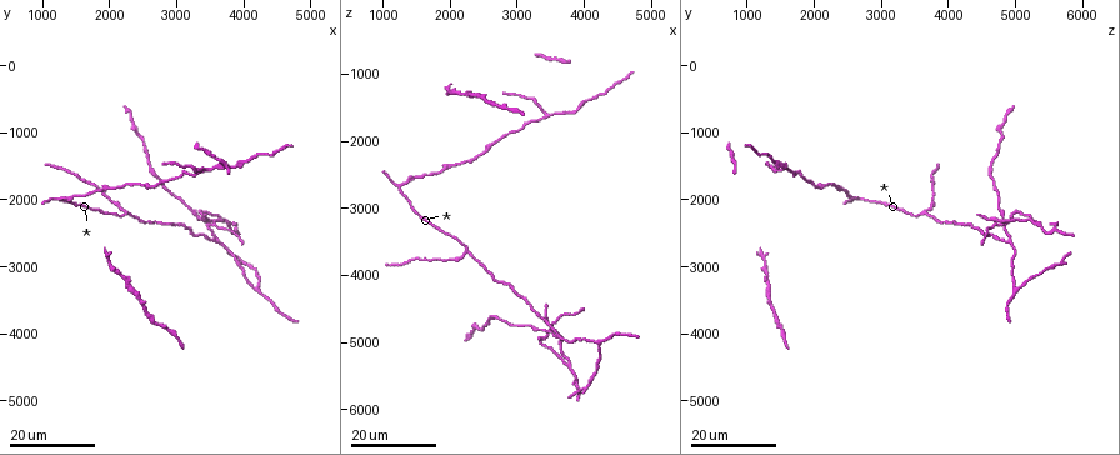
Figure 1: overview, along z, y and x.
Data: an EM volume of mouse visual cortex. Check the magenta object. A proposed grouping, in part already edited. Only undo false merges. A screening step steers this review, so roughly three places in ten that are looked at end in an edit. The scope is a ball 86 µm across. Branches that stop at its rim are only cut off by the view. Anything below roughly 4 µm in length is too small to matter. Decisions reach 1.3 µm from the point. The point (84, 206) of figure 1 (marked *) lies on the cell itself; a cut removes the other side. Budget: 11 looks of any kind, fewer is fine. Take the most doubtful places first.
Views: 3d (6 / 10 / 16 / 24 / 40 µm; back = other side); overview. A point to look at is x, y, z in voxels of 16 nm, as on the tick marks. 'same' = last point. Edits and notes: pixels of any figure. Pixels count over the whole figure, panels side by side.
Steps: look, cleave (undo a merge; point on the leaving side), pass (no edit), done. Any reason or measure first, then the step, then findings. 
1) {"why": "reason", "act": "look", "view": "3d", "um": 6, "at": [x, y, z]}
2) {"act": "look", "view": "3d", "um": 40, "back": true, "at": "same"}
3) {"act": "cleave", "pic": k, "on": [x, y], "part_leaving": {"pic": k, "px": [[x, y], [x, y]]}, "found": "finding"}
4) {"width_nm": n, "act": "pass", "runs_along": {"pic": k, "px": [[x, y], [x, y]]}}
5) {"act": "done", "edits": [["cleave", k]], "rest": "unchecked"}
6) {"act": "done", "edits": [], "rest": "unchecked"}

{"act": "look", "view": "3d", "um": 24, "at": [3950, 1400, 1400]}

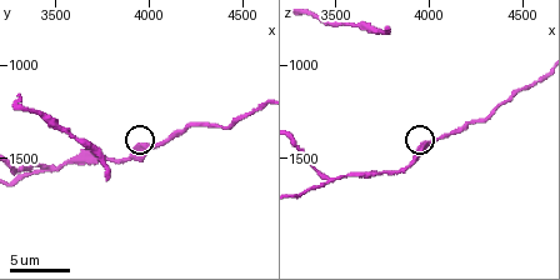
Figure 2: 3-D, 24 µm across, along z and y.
{"why": "closer look", "act": "look", "view": "3d", "um": 6, "at": [4000, 1440, 1420]}

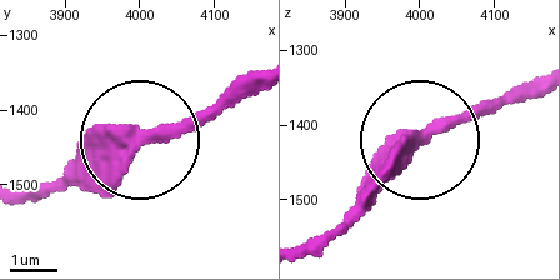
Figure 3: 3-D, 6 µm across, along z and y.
{"width_nm": 420, "act": "pass", "runs_along": {"pic": 3, "px": [[306, 246], [425, 139], [518, 104]]}, "found": "one cell here"}

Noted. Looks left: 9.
{"why": "side arm on a straight run", "act": "look", "view": "3d", "um": 16, "at": [3650, 2600, 4900]}

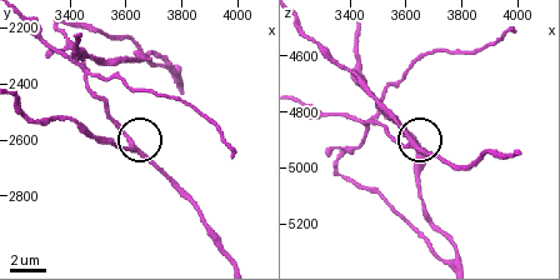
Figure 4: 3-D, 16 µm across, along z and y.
{"act": "look", "view": "3d", "um": 6, "at": [3620, 2610, 4920]}

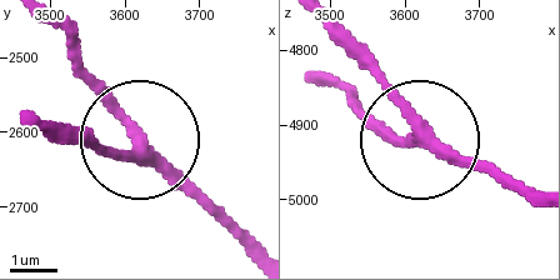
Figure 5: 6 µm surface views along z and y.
{"side_arm_um": 36, "act": "pass", "runs_along": {"pic": 5, "px": [[323, 23], [423, 139], [503, 186]]}, "found": "continuous, no second cell"}

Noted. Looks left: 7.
{"why": "three arms meet", "act": "look", "view": "3d", "um": 16, "at": [3440, 1560, 1600]}

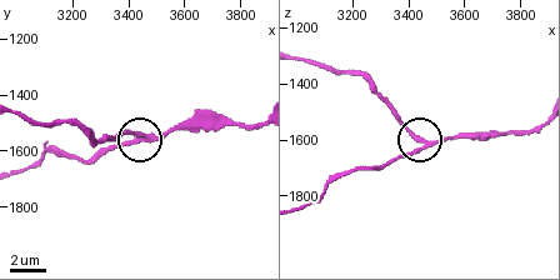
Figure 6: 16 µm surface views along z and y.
{"arms": 3, "act": "pass", "runs_along": {"pic": 6, "px": [[301, 209], [341, 178], [381, 166], [418, 143], [379, 100]]}, "found": "continuous, no second cell"}

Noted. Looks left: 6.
{"act": "look", "view": "3d", "um": 24, "at": [4200, 3350, 5050]}

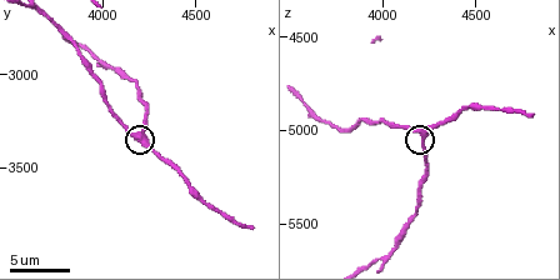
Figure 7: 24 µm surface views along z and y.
{"act": "look", "view": "3d", "um": 6, "at": [4200, 3340, 5040]}

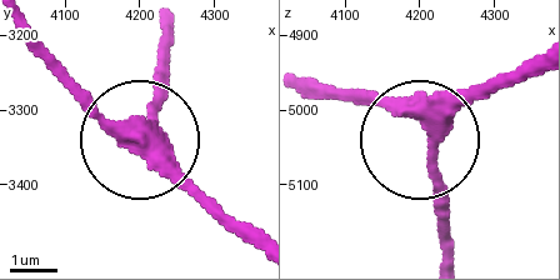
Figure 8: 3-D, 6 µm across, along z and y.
{"act": "look", "view": "3d", "um": 6, "back": true, "at": [4220, 3330, 5045]}

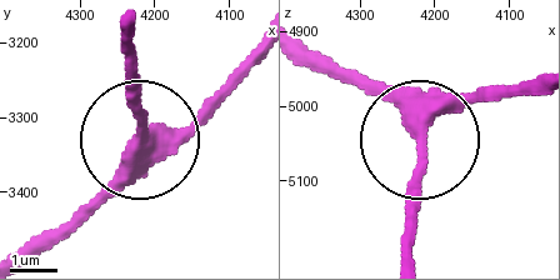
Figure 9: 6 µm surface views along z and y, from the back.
{"act": "pass", "runs_along": {"pic": 9, "px": [[250, 66], [190, 123], [146, 134], [63, 230]]}, "found": "continuous, no second cell"}

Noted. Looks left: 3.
{"why": "calibre changes", "act": "look", "view": "3d", "um": 24, "at": [2900, 1750, 1850]}

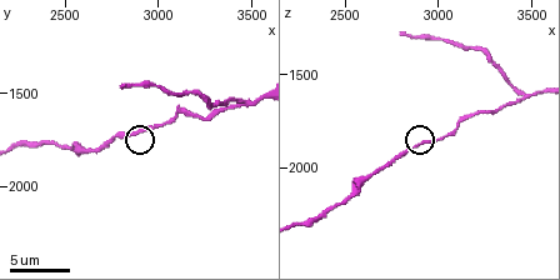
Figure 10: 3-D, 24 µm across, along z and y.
{"why": "closer look", "act": "look", "view": "3d", "um": 6, "at": [2880, 1700, 1880]}

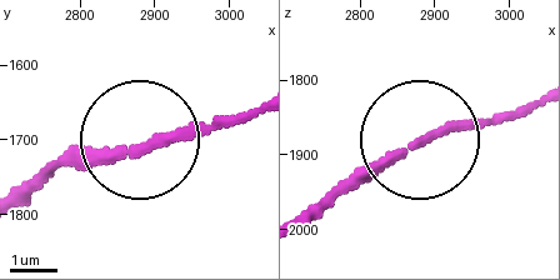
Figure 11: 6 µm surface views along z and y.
{"act": "pass", "runs_along": {"pic": 11, "px": [[26, 193], [74, 160], [253, 116]]}, "found": "continuous, no second cell"}

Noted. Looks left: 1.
{"act": "done", "edits": [], "rest": "unchecked"}

